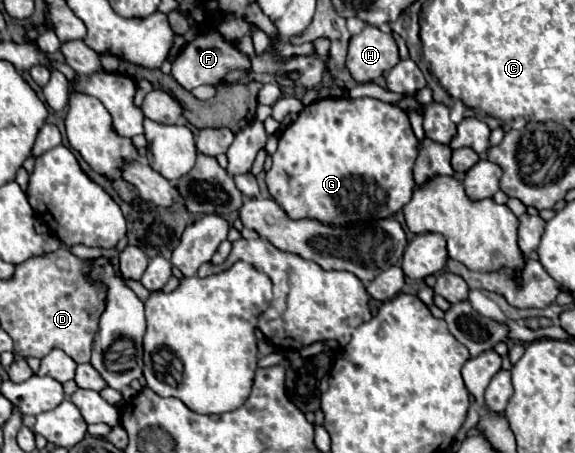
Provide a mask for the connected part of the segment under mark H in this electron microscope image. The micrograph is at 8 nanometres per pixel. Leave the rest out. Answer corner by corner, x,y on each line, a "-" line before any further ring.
366,25
362,33
350,39
346,69
356,83
370,83
390,71
396,63
398,47
390,33
382,33
374,25

